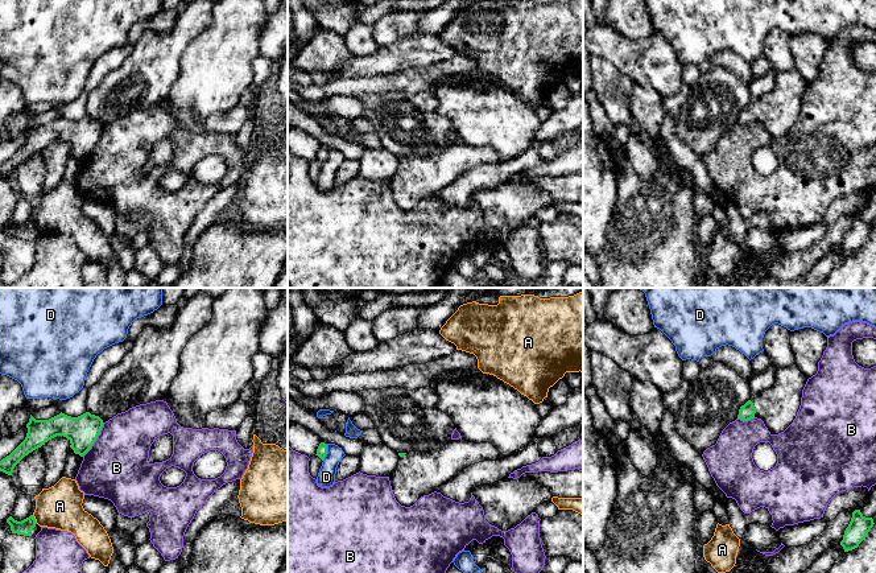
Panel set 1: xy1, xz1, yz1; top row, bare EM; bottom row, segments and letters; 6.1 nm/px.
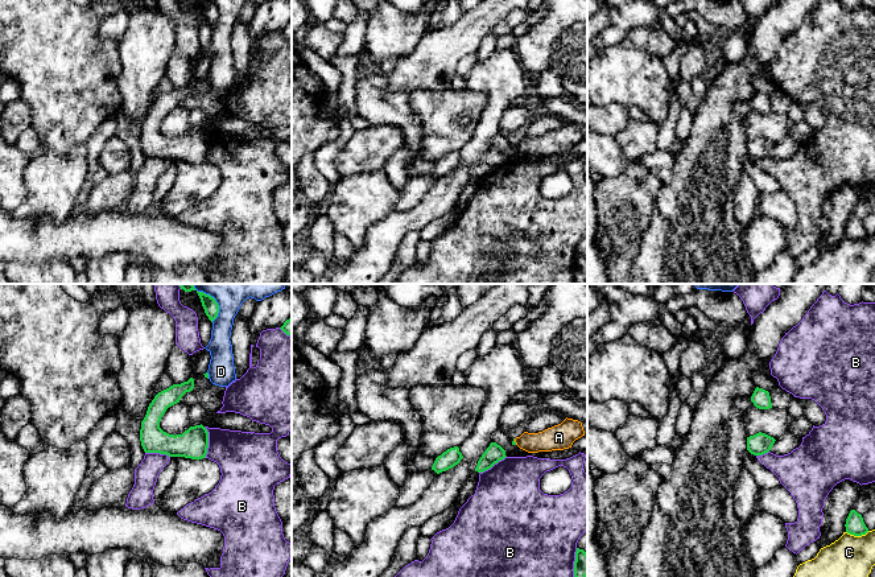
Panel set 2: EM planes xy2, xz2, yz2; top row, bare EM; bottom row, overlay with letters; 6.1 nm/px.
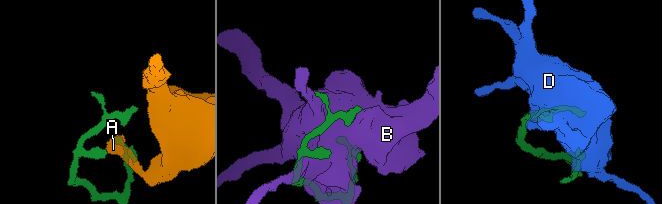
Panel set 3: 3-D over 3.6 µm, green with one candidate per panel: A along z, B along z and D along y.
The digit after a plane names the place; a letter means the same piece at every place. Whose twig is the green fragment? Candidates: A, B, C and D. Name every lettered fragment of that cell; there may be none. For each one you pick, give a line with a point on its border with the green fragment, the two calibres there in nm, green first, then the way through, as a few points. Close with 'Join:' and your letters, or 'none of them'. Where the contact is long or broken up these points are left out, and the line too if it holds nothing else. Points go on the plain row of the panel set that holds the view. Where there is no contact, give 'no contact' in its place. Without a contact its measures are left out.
Join: none of them

